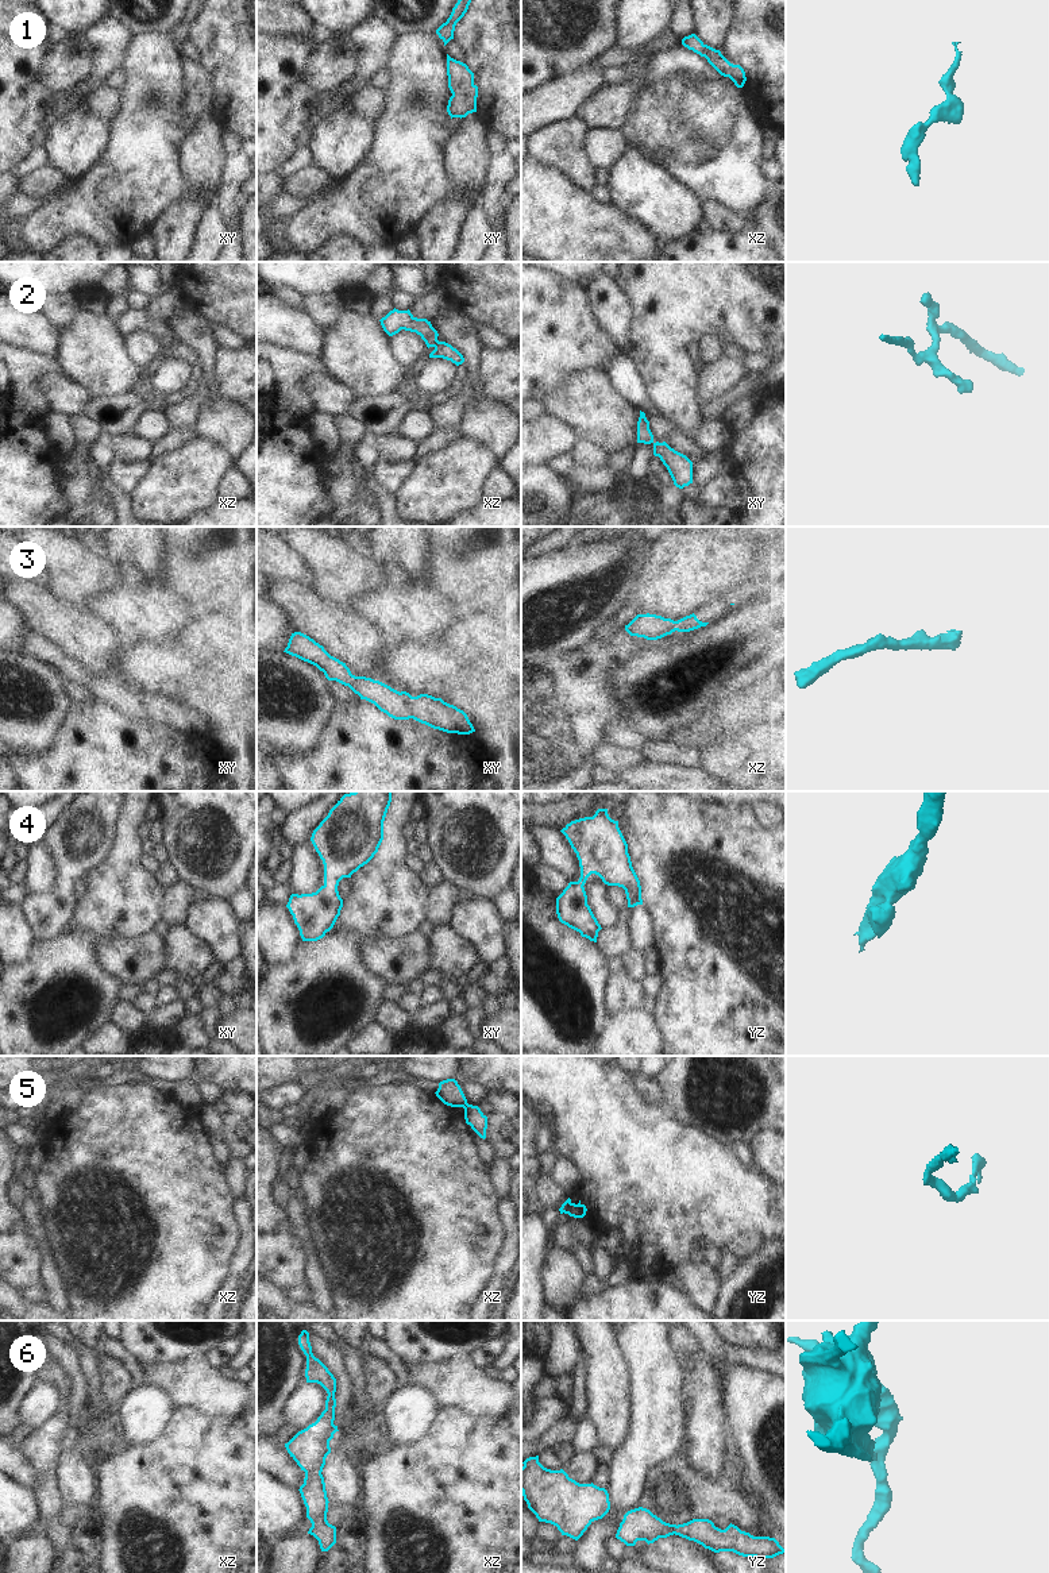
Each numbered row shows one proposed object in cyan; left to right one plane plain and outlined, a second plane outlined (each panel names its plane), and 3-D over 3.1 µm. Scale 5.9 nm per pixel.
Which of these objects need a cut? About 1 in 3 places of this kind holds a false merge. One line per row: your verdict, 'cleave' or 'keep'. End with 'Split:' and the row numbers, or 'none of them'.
1: keep
2: keep
3: keep
4: keep
5: cleave
6: keep
Split: 5

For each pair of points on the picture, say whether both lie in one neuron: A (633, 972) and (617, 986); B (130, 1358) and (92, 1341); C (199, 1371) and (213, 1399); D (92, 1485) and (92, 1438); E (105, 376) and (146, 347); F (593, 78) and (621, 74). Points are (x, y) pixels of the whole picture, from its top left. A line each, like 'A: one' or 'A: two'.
A: two
B: one
C: one
D: one
E: two
F: two

